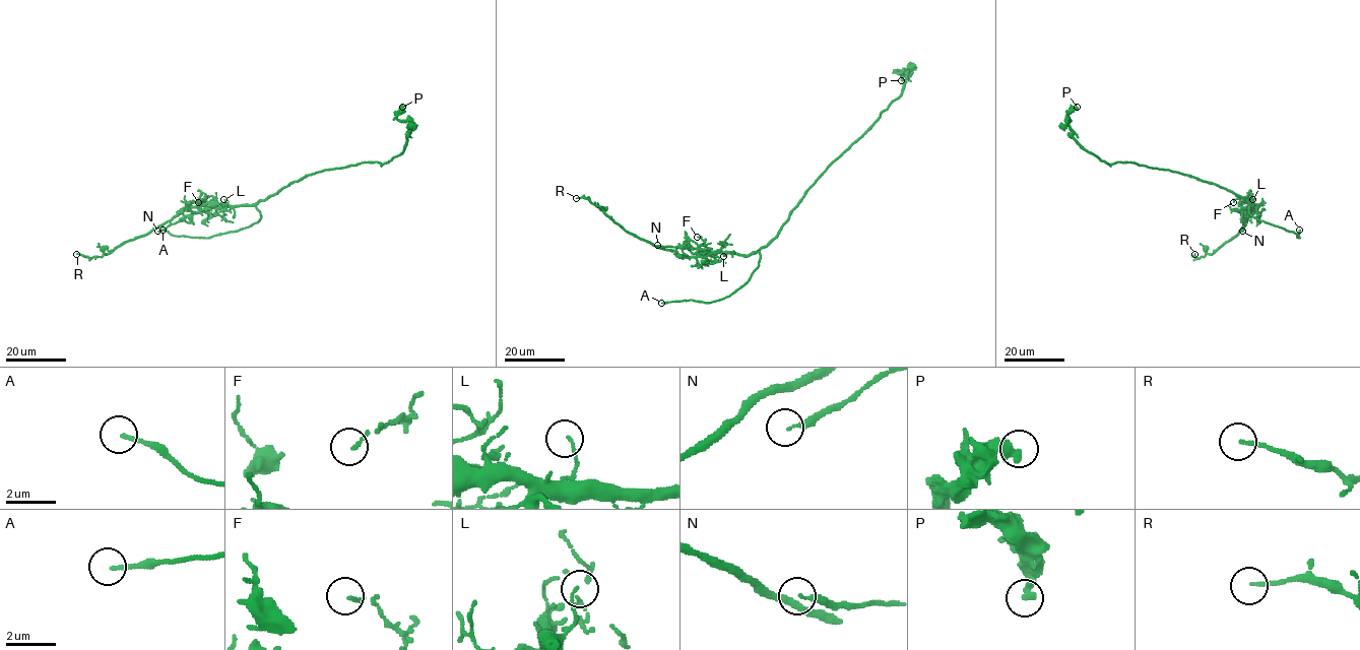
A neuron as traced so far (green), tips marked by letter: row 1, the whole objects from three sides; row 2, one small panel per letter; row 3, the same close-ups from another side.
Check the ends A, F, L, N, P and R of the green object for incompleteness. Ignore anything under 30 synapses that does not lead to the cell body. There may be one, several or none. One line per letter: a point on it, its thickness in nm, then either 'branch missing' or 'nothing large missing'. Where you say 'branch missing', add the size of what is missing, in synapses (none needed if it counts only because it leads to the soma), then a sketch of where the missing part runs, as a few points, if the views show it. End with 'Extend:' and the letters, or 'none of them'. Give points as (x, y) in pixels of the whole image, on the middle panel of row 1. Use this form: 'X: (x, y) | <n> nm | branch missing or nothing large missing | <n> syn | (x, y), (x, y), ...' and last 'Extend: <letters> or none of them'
A: (661, 303) | 150 nm | branch missing
F: (697, 237) | 130 nm | nothing large missing
L: (723, 256) | 90 nm | nothing large missing
N: (657, 245) | 180 nm | nothing large missing
P: (901, 80) | 320 nm | nothing large missing
R: (576, 198) | 130 nm | nothing large missing
Extend: A

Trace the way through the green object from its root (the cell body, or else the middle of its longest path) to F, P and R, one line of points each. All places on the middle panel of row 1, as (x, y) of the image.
F: (782, 225), (765, 246), (748, 255), (718, 252), (703, 255), (701, 252), (707, 248), (697, 237)
P: (782, 225), (818, 177), (901, 94), (908, 70), (897, 73), (896, 70), (901, 80)
R: (782, 225), (765, 246), (748, 255), (709, 252), (681, 257), (627, 233), (599, 206), (576, 198)

